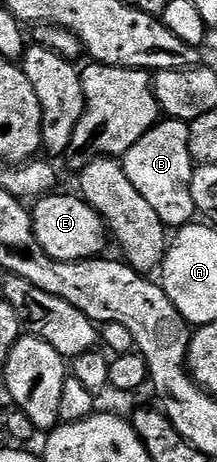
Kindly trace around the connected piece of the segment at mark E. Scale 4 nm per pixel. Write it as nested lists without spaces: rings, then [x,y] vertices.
[[[51,192],[39,197],[32,206],[34,235],[52,260],[61,262],[85,262],[99,257],[108,246],[108,231],[105,222],[80,196]]]

